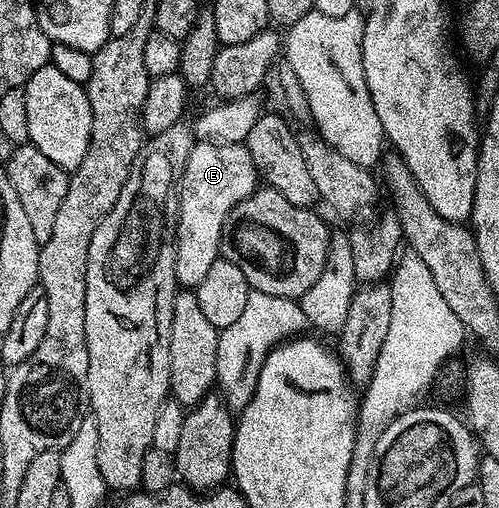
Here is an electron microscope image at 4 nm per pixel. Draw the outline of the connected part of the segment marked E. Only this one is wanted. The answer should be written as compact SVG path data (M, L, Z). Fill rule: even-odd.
M198 141L188 155L182 184L178 186L178 250L176 279L183 289L197 290L212 263L220 260L226 217L259 188L260 174L245 144L217 145Z

